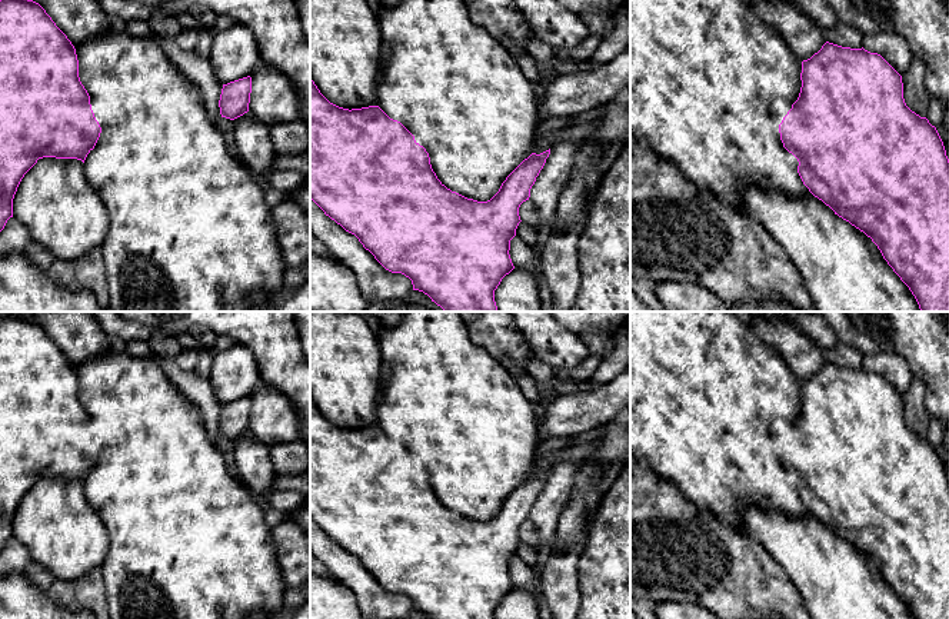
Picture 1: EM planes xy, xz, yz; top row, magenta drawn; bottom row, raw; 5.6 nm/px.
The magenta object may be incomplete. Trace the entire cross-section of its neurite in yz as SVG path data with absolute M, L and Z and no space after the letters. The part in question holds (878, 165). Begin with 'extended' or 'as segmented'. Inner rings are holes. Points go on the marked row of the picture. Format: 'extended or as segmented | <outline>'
extended | M826 41L818 53L802 61L800 80L799 97L779 124L779 133L787 157L798 169L803 184L835 214L872 239L888 264L909 287L920 312L949 312L949 159L936 127L906 106L902 76L880 54L863 47L850 49Z

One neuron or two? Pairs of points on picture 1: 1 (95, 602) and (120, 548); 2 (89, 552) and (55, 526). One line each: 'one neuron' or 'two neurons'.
1: two neurons
2: one neuron

